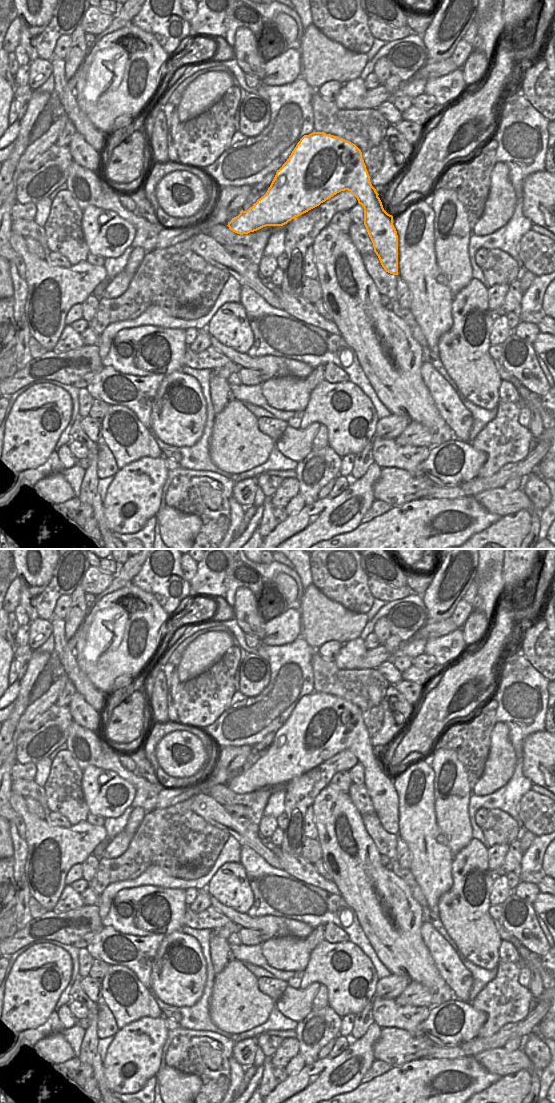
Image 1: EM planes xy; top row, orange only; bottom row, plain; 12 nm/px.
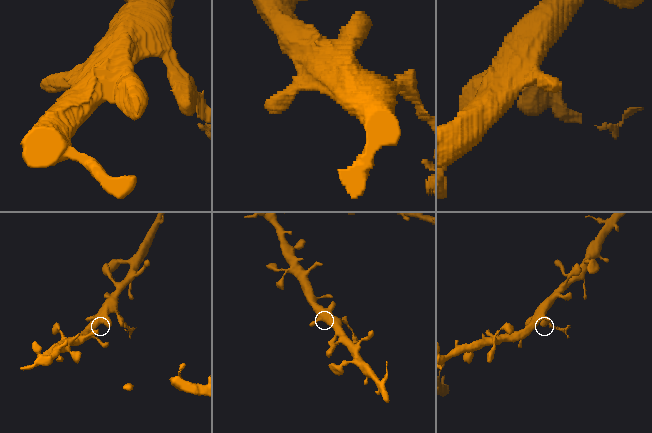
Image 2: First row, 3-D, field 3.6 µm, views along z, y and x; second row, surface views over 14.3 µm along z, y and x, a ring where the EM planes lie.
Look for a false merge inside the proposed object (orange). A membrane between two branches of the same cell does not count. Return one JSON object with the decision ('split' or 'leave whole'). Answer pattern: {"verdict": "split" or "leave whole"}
{"verdict": "split"}

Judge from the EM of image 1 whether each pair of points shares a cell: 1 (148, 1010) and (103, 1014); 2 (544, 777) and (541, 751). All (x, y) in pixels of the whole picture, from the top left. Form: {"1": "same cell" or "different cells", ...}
{"1": "different cells", "2": "same cell"}

